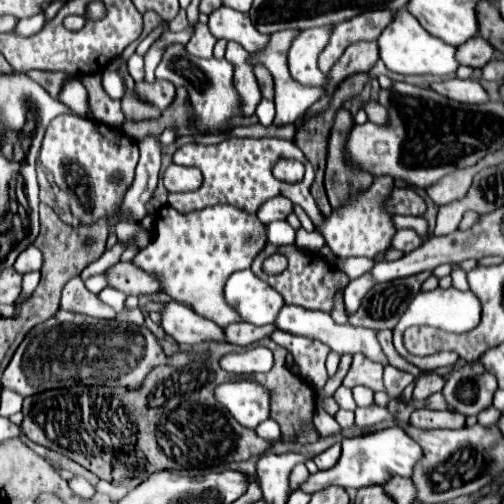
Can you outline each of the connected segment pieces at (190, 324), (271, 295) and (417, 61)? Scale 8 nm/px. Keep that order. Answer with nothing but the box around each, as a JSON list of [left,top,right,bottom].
[[162,302,224,344],[224,268,284,326],[378,8,460,76]]

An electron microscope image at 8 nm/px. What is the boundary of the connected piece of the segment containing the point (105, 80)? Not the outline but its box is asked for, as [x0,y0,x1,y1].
[102,70,126,98]

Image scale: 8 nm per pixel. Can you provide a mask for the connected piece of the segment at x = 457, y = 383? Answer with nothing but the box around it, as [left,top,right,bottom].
[442,360,498,416]

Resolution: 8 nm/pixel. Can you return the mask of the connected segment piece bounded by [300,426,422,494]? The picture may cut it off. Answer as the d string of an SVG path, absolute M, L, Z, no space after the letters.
M400 426L386 428L374 434L358 436L358 438L344 438L342 440L342 456L330 470L322 470L316 474L310 474L310 478L300 484L300 490L306 494L320 492L328 486L342 486L342 488L364 488L372 484L384 484L394 476L410 478L414 472L414 466L422 460L422 448L416 440L412 440Z

